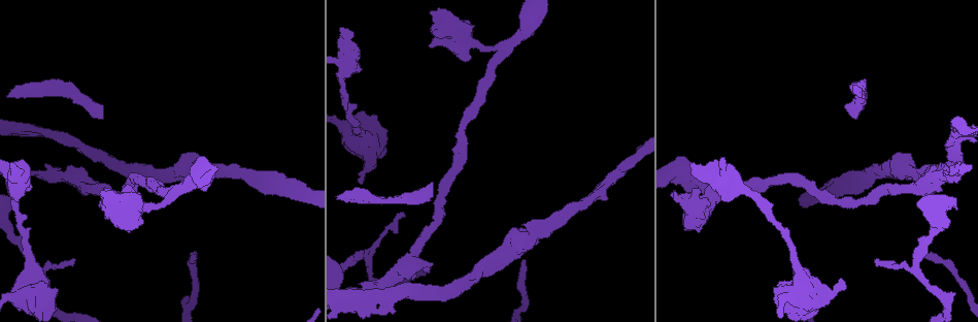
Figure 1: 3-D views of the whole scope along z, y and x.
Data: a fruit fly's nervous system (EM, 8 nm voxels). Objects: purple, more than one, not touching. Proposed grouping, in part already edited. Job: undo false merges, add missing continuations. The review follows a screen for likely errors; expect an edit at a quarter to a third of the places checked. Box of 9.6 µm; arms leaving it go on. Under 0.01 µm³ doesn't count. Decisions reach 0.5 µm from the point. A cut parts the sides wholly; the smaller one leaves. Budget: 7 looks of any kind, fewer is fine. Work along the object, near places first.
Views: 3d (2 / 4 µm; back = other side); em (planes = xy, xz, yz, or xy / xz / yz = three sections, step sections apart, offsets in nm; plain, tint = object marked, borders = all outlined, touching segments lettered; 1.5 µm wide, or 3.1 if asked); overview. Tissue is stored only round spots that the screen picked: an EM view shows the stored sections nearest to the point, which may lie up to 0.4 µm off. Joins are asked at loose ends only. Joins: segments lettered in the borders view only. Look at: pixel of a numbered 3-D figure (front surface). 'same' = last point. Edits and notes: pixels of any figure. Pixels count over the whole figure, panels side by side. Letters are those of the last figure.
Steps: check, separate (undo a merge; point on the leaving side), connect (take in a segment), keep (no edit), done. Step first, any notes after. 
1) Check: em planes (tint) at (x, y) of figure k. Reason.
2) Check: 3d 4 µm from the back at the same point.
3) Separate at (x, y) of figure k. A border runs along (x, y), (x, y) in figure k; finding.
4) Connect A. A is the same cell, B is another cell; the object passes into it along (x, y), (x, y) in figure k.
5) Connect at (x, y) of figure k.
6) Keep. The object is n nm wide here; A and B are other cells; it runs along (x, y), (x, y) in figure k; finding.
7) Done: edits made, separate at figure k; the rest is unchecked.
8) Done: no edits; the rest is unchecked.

Check: em yz step 8 (borders) at (840, 278) of figure 1. Branch stops here.

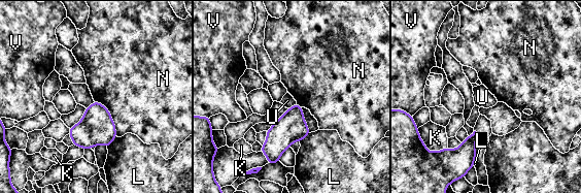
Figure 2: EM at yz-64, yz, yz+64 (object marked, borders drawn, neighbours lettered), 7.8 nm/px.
Check: em planes (borders) at the same point. Cut it another way.

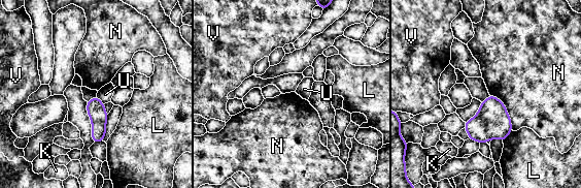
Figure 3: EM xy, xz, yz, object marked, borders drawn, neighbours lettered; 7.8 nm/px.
Keep. K, L, N, U and V are other cells; a border runs along (489, 94), (502, 101), (512, 129) in figure 3; no lettered segment goes on from it.

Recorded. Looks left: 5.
Check: em xz step 4 (borders) at (404, 216) of figure 1. Free end.

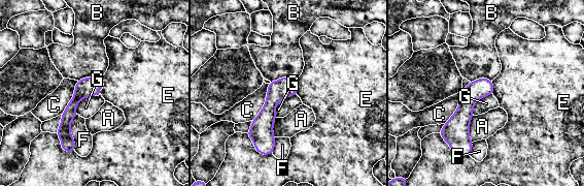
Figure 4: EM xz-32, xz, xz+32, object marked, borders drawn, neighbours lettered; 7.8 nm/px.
Check: em planes (borders) at the same point. Cut it another way.

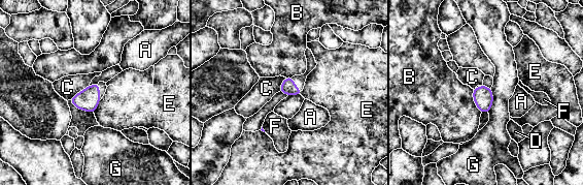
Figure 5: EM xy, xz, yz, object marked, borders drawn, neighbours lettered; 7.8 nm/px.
Keep. The object is 110 nm wide here; A, B, C, D, E, F and G are other cells; a border runs along (100, 100), (93, 112) in figure 5; no lettered segment goes on from it.

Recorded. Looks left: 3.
Check: em planes (plain) at (384, 286) of figure 1. Calibre changes.

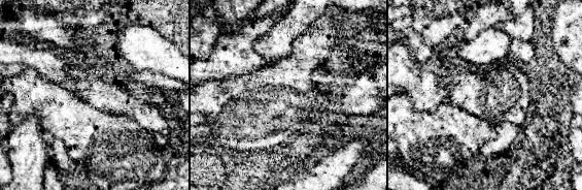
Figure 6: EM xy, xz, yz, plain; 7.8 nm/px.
Check: em planes (borders) at the same point. What lies round it.

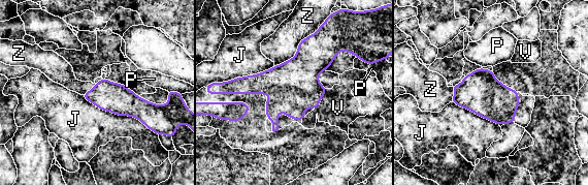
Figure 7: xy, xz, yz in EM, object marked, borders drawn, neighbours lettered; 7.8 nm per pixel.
Keep. The longest contact is with J, 600 nm; J, P, V and Z are other cells; a border runs along (327, 89), (322, 97) in figure 7; one neuron here.

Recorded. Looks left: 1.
Done: no edits; the rest is unchecked.

